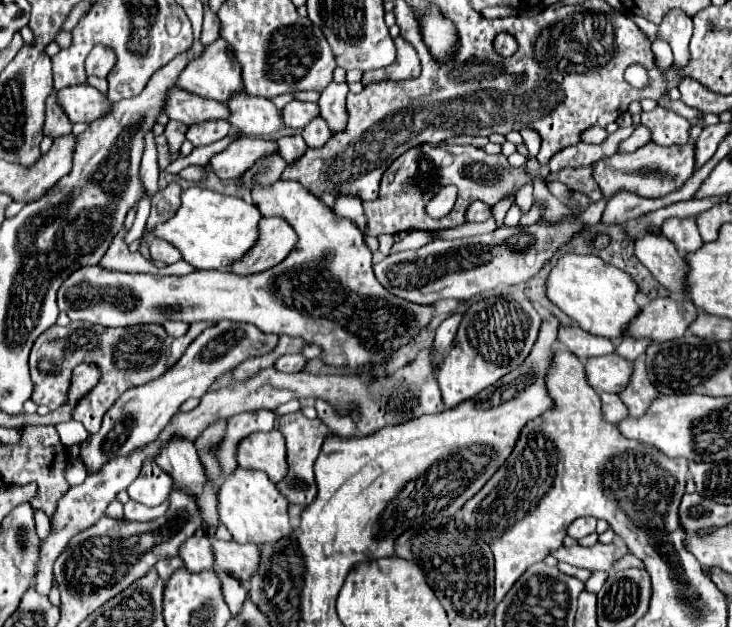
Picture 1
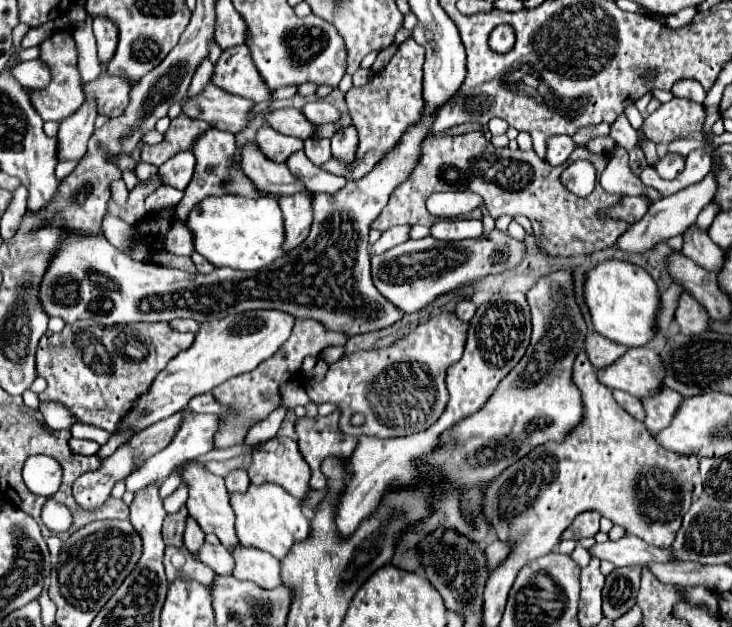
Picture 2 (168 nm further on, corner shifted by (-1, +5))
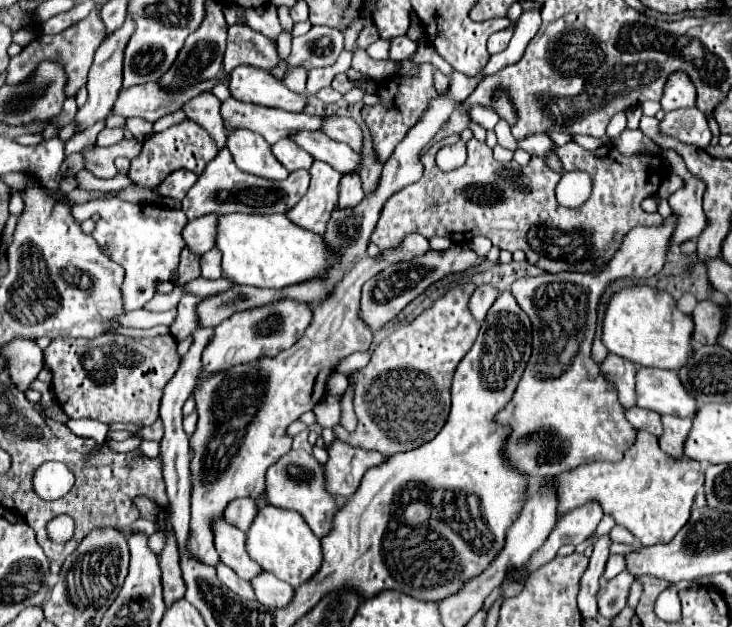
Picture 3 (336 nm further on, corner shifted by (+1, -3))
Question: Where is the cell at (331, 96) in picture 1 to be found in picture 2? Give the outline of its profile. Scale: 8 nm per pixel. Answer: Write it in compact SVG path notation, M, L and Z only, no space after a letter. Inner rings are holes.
M348 127L332 137L332 157L340 163L352 163L356 157L356 147L358 147L358 135L354 127Z

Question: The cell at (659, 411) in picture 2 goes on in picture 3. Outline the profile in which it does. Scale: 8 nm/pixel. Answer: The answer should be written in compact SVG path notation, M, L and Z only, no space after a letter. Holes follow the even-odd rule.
M662 415L662 425L664 425L664 433L658 437L662 451L672 457L682 457L684 437L688 437L692 419L676 417L676 415Z

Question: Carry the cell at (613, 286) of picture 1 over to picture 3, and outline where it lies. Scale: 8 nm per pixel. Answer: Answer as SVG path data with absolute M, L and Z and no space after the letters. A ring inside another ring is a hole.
M630 285L612 293L602 323L602 343L610 353L616 353L636 365L680 369L692 355L692 319L676 309L676 301L656 287Z

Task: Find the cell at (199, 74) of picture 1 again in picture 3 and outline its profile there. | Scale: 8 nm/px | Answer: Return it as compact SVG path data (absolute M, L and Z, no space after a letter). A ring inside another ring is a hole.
M240 65L228 77L228 89L234 99L244 103L256 103L264 107L302 111L306 97L292 93L282 81L276 81L268 71Z

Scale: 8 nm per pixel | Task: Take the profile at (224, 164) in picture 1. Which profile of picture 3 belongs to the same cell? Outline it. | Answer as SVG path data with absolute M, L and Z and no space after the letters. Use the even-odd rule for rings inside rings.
M280 139L278 143L274 143L272 153L288 171L310 169L310 165L314 161L308 153L302 153L302 149L298 149L292 139Z

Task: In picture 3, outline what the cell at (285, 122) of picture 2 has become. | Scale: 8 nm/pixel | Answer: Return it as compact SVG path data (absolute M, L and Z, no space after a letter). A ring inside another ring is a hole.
M298 131L292 133L290 139L314 159L330 163L340 173L358 169L358 153L352 151L348 145L330 139L322 131Z

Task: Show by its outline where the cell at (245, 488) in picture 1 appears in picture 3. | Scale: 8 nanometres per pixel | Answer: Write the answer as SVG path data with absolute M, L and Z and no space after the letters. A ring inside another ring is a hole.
M264 505L258 509L246 533L246 551L264 571L274 573L278 579L290 583L294 589L308 581L322 563L320 539L308 529L300 513L274 505Z

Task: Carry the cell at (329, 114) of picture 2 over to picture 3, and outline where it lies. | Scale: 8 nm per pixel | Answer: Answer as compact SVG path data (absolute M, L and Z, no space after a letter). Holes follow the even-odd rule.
M324 115L322 117L322 131L336 139L336 141L342 141L346 145L350 145L356 153L360 151L362 147L362 131L358 127L358 123L350 117L342 117L342 115Z

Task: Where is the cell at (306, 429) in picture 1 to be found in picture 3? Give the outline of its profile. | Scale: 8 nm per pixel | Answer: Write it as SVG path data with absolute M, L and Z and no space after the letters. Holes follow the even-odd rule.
M338 439L326 445L326 453L328 461L322 465L324 483L326 491L336 497L338 495L350 497L358 489L360 477L372 465L378 465L380 461L386 459L386 455L380 455L376 451L366 451L360 447L350 447Z

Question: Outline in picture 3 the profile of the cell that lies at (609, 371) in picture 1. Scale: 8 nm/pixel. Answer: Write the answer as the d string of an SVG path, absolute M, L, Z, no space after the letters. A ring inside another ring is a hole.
M638 367L636 371L636 399L638 407L652 409L660 415L692 417L698 405L684 393L678 373L670 369Z

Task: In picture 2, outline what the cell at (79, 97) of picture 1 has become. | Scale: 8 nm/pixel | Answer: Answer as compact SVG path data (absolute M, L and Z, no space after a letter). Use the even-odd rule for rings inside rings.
M104 73L96 81L84 85L84 95L88 99L96 99L100 115L120 117L130 101L132 87L134 87L132 81Z

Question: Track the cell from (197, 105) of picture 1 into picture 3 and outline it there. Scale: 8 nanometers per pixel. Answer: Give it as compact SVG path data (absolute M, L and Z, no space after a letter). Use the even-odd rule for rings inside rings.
M232 97L222 103L222 119L226 135L236 129L250 129L262 135L270 145L302 129L320 129L322 123L320 117L240 103Z

